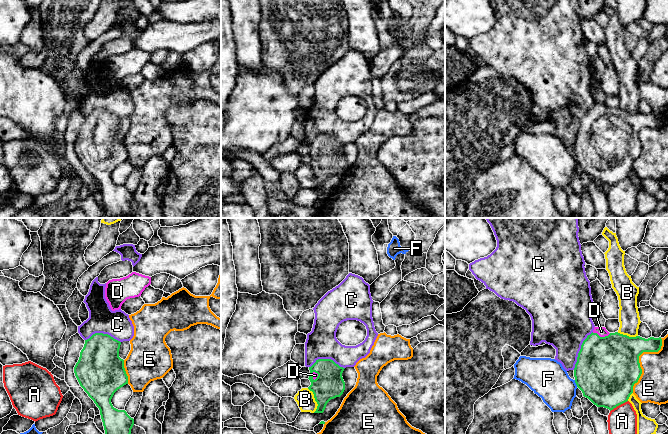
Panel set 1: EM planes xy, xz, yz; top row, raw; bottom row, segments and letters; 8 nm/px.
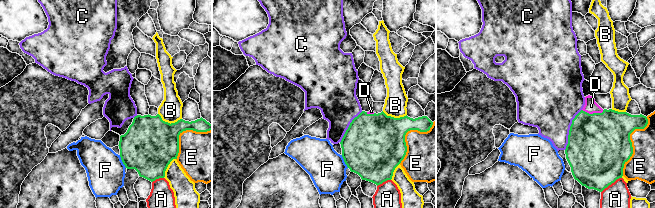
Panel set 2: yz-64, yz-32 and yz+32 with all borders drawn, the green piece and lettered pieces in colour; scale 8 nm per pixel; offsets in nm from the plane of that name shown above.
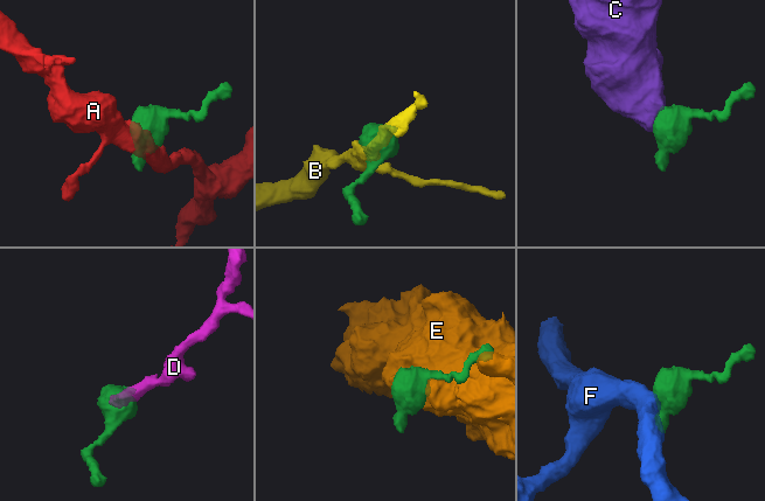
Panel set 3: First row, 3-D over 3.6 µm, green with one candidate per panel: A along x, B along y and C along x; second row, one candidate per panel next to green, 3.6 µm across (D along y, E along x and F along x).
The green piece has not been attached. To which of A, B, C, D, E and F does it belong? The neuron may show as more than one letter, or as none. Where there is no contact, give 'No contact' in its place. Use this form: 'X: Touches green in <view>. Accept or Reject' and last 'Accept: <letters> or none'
A: Touches green in yz. Reject
B: Touches green in xz. Reject
C: Touches green in yz. Reject
D: Touches green in yz. Accept
E: Touches green in yz. Reject
F: Touches green in yz. Reject
Accept: D

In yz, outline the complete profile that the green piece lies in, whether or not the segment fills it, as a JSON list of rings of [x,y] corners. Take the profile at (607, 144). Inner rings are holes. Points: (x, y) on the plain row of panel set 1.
[[[594,103],[593,108],[583,117],[578,129],[574,144],[575,159],[583,172],[594,181],[611,187],[627,178],[633,169],[633,162],[642,150],[639,132],[643,128],[658,128],[661,122],[661,113],[629,113],[618,108],[609,109],[605,103]]]

